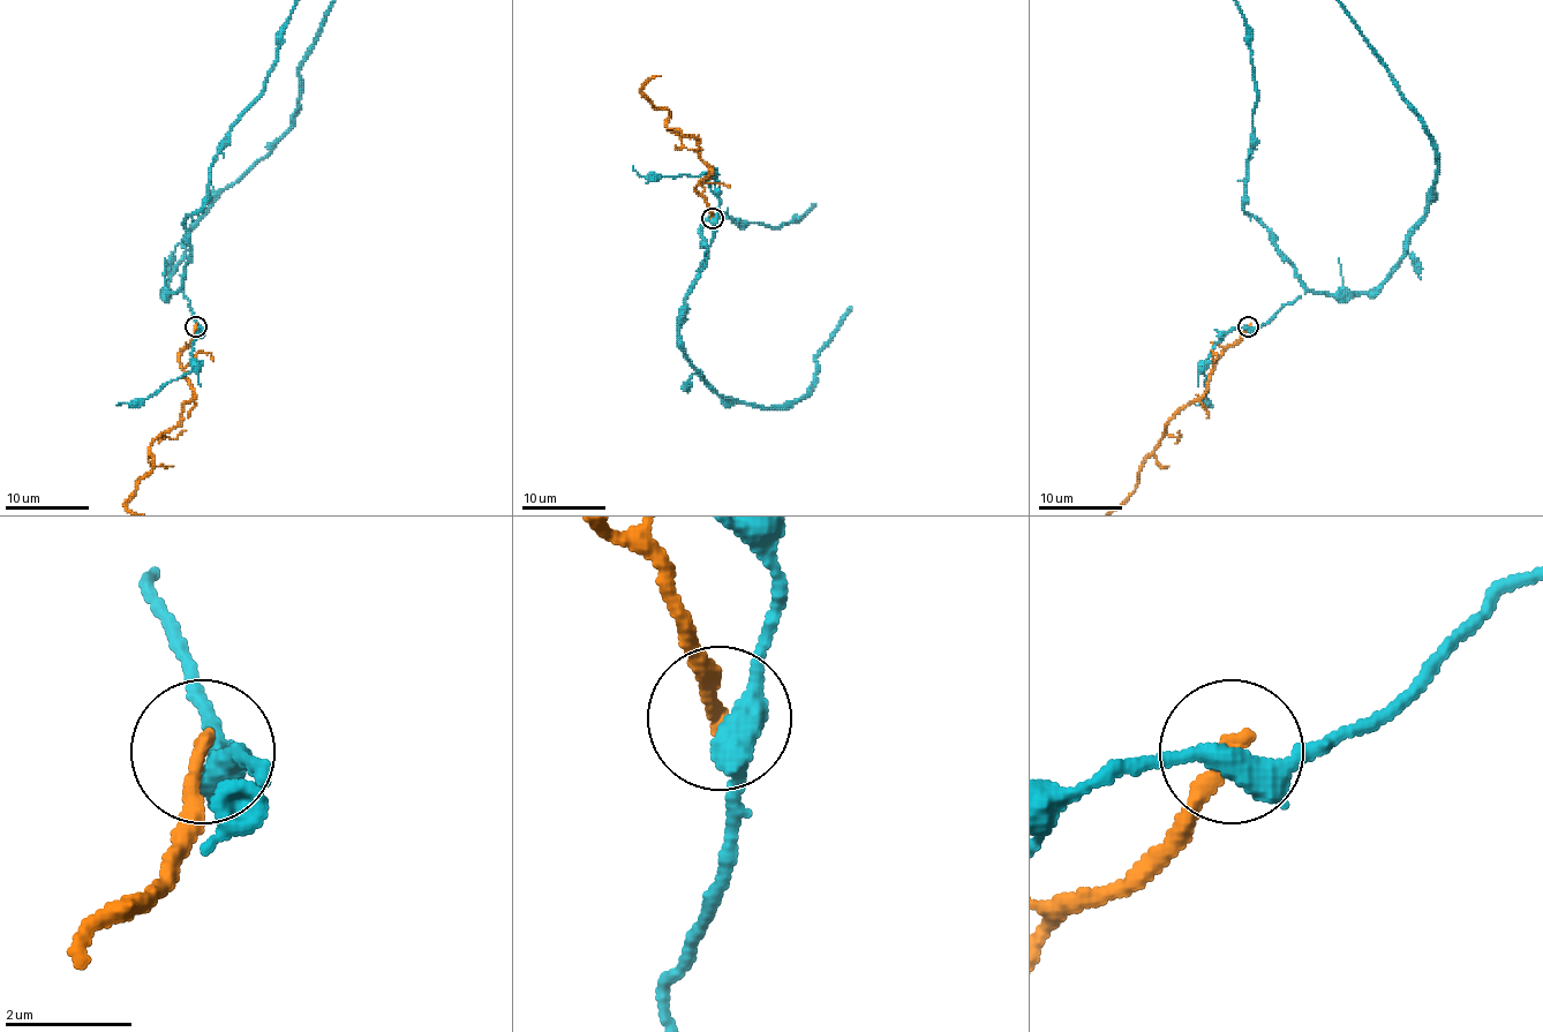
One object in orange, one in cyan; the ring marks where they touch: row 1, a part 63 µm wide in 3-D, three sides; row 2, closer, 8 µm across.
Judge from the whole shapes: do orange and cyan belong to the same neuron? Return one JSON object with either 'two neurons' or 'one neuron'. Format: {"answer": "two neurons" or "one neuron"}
{"answer": "two neurons"}

